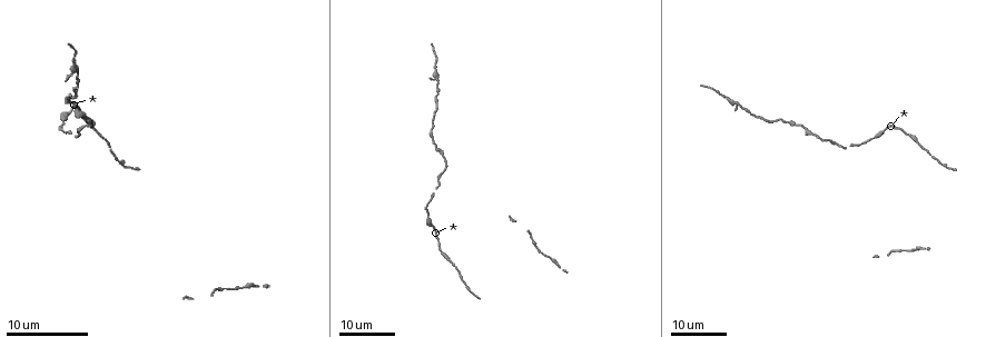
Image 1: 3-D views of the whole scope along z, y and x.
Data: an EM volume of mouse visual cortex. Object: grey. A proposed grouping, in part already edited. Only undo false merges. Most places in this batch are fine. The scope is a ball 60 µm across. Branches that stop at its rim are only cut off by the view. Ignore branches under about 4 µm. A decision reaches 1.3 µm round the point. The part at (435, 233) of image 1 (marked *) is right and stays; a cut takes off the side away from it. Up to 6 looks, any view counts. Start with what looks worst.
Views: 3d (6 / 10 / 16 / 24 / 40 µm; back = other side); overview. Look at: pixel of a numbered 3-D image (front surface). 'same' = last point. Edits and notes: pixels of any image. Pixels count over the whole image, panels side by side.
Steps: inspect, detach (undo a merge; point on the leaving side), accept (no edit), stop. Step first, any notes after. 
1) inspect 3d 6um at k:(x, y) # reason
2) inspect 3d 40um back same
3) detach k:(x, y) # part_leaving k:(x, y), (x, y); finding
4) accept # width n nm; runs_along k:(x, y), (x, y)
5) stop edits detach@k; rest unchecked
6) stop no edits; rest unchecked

inspect 3d 16um at 1:(737, 103)

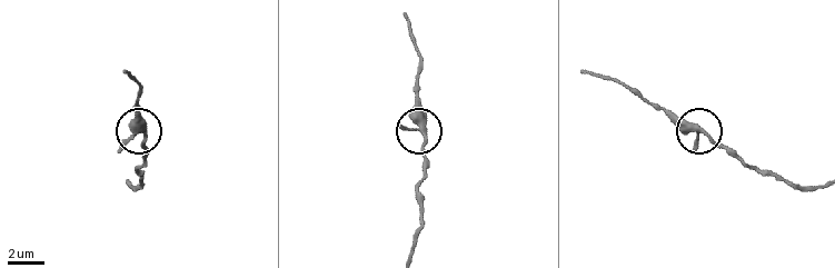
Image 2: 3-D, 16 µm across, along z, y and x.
inspect 3d 6um at 2:(698, 127)

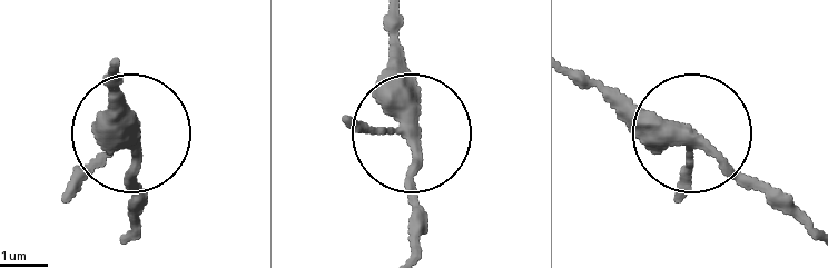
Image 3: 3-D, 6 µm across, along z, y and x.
accept # arms 3; runs_along 3:(132, 228), (137, 157), (112, 66); all the same cell

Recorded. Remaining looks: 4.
inspect 3d 16um at 1:(444, 158) # thick turns thin

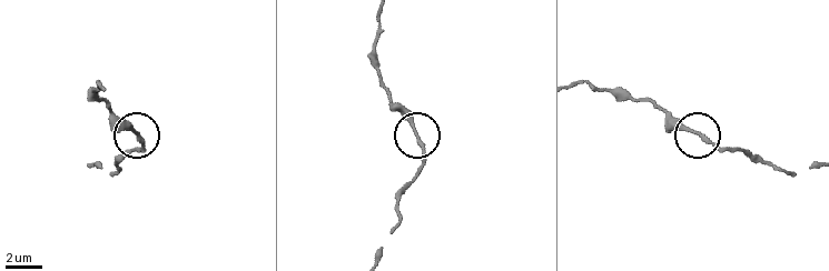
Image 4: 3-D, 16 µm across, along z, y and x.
inspect 3d 6um at 4:(135, 132)

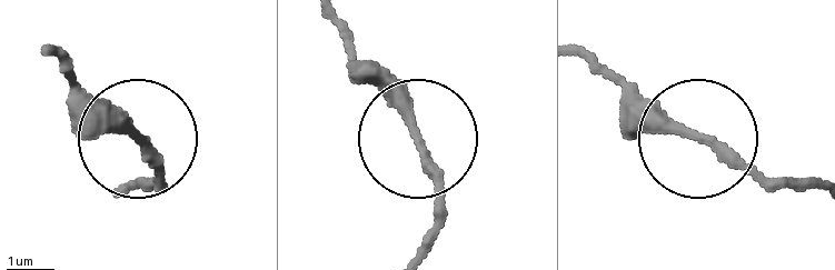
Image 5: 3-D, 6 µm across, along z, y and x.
accept # runs_along 5:(130, 186), (158, 181), (155, 158), (67, 78); one cell here

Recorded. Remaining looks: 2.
inspect 3d 16um at 1:(69, 98) # sudden change in width

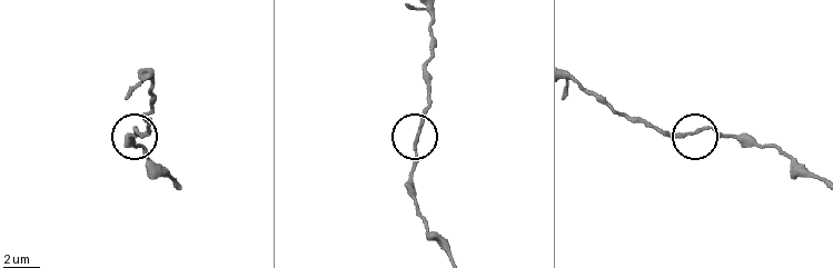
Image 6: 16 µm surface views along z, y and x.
inspect 3d 6um at 6:(135, 131)

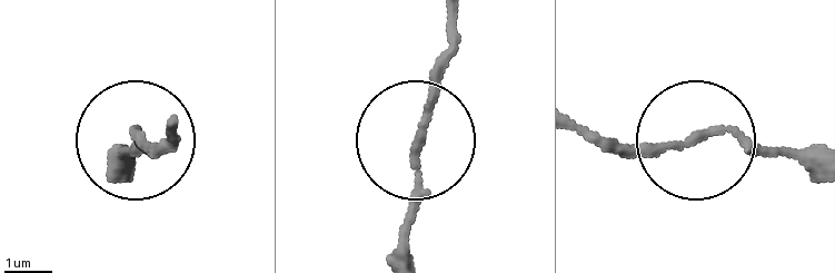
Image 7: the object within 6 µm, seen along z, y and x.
accept # runs_along 7:(407, 260), (415, 140), (451, 36); one cell here

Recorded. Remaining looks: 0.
stop no edits; rest unchecked

